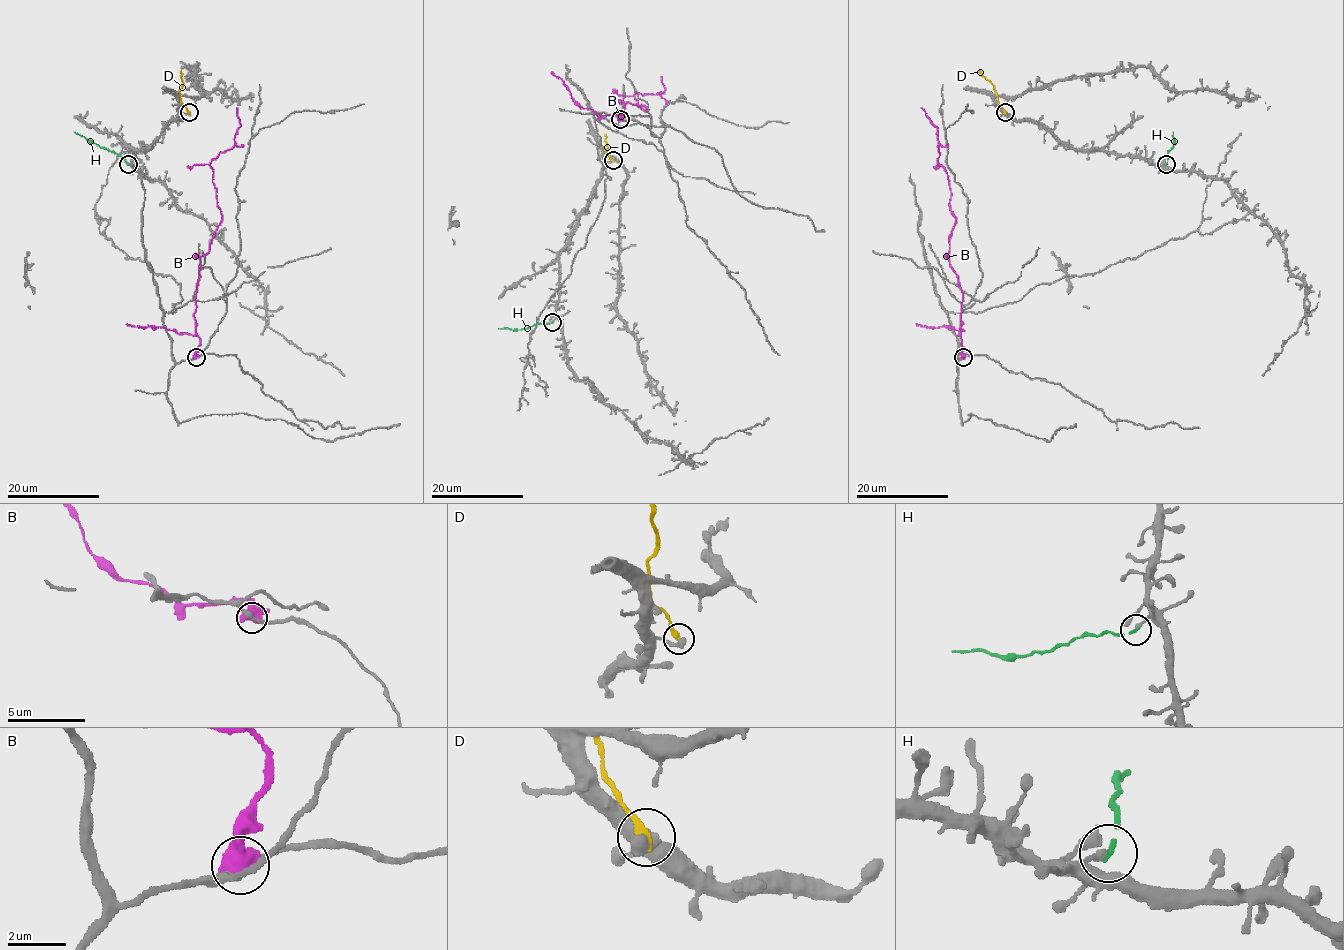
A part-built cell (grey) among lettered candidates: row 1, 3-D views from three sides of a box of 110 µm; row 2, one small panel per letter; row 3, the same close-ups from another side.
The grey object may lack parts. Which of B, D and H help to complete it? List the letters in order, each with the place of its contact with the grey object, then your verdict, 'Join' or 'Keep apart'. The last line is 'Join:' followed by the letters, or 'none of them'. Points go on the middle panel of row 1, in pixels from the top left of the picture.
B: Touches grey at (620, 119). Keep apart
D: Touches grey at (613, 160). Keep apart
H: Touches grey at (552, 322). Keep apart
Join: none of them

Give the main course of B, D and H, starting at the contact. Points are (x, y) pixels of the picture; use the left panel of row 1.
B: (196, 356), (201, 257), (221, 220), (210, 165), (232, 148), (240, 126), (236, 107)
D: (189, 112), (181, 102), (181, 69)
H: (128, 164), (118, 155), (90, 143), (74, 132)

